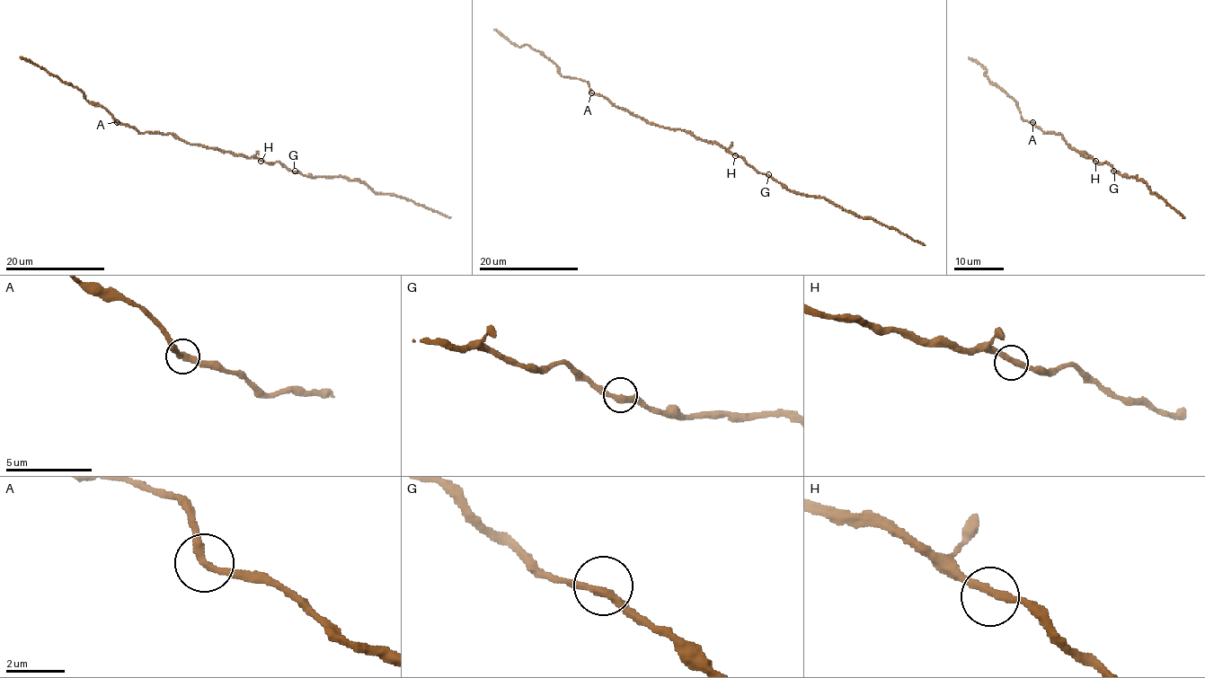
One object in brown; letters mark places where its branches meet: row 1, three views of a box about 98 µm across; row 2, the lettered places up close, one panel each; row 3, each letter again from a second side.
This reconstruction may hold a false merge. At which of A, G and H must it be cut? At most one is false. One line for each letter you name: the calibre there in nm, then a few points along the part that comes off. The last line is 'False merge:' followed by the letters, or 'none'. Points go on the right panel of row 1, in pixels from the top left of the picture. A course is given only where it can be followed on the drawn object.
False merge: none

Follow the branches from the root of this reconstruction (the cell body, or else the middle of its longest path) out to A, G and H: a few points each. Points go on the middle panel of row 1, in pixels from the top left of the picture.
A: (700, 139), (680, 129), (648, 123), (590, 92)
G: (700, 139), (717, 142), (758, 171), (768, 174)
H: (700, 139), (717, 142), (735, 155)

